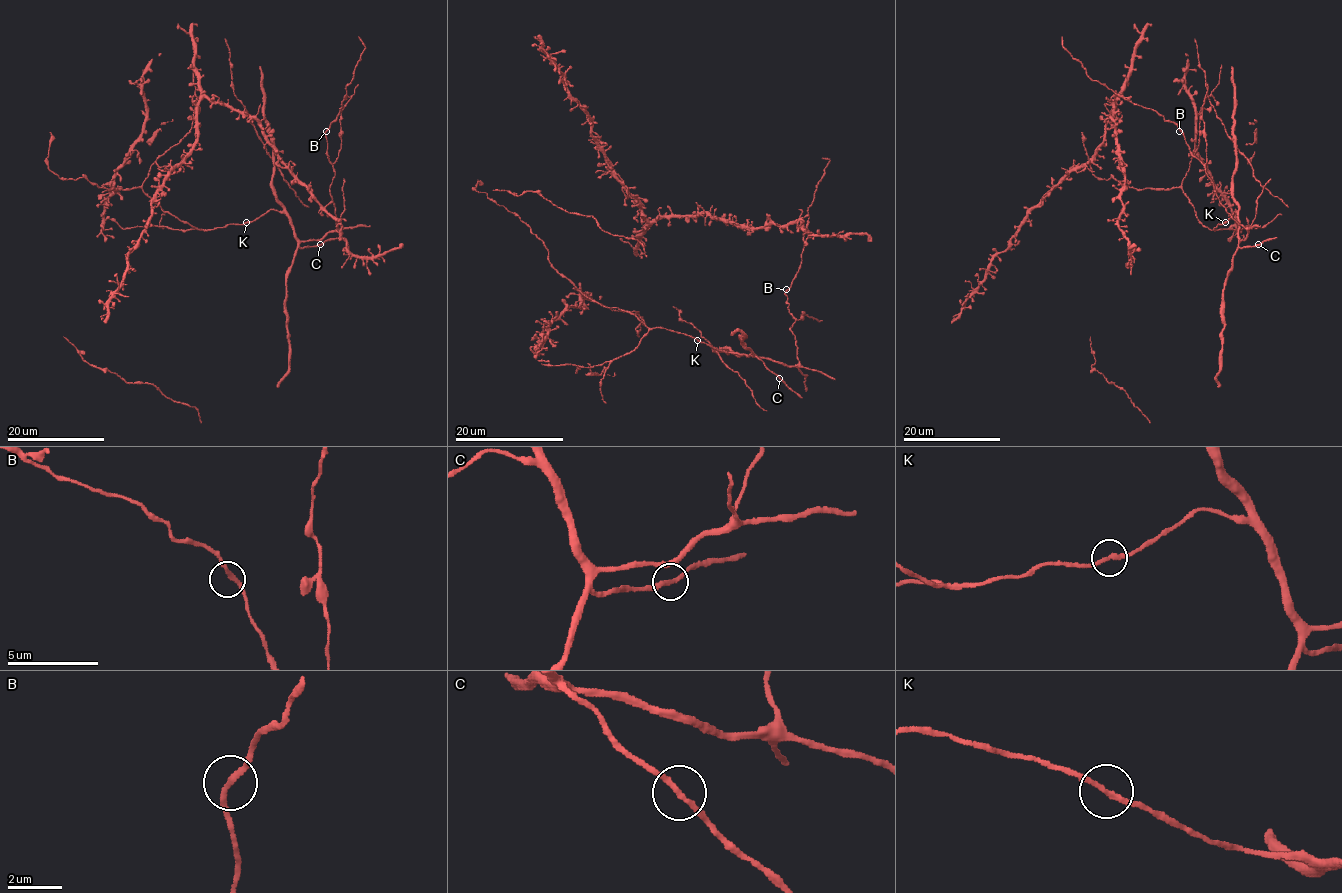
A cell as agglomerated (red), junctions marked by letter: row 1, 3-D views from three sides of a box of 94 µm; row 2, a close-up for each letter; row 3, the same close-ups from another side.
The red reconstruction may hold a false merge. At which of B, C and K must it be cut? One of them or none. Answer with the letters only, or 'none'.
none

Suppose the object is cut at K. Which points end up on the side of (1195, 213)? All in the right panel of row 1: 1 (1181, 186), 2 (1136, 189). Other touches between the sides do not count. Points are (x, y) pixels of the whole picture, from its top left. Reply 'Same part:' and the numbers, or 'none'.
Same part: 1, 2

